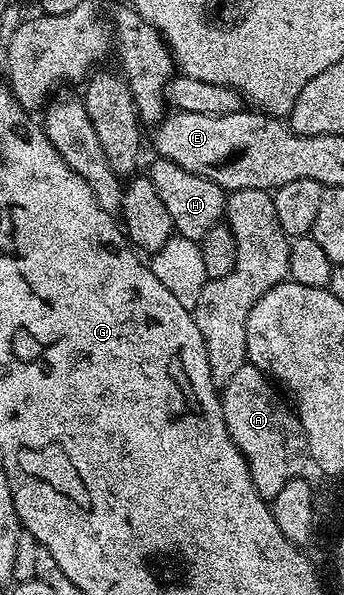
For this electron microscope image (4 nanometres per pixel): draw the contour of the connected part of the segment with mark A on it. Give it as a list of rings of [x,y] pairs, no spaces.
[[[250,363],[237,367],[233,379],[221,389],[225,427],[246,459],[257,491],[268,499],[274,499],[289,479],[304,472],[303,460],[306,462],[309,457],[307,436],[299,414],[288,402],[287,405],[283,402],[282,396],[272,378]]]

